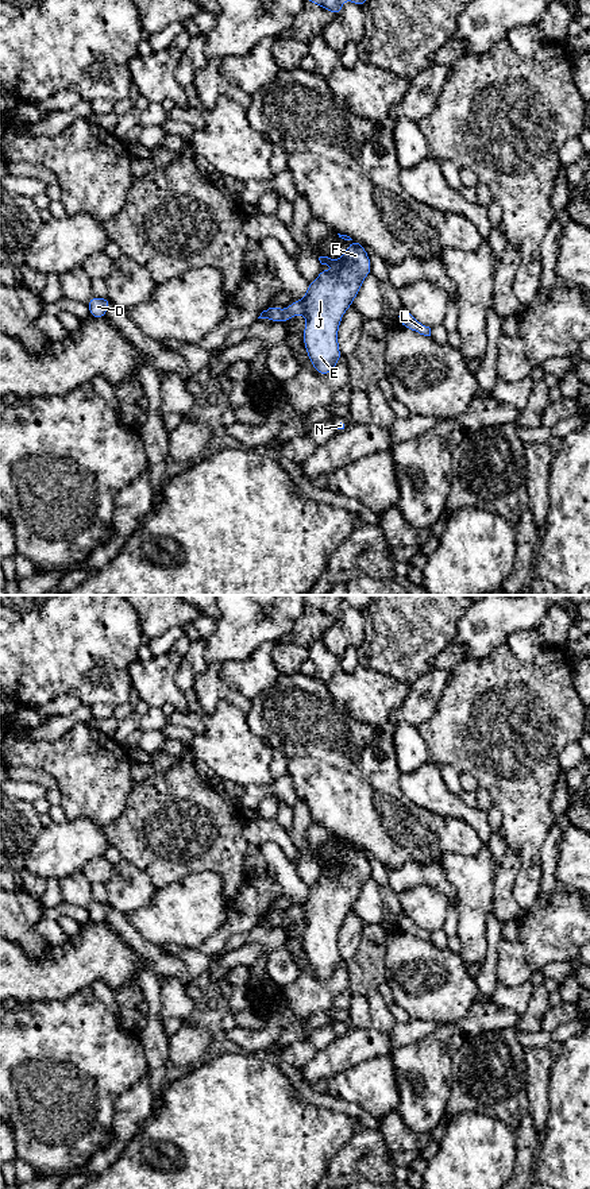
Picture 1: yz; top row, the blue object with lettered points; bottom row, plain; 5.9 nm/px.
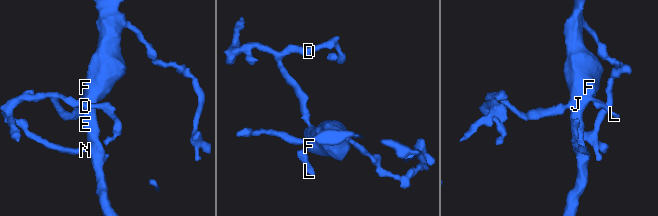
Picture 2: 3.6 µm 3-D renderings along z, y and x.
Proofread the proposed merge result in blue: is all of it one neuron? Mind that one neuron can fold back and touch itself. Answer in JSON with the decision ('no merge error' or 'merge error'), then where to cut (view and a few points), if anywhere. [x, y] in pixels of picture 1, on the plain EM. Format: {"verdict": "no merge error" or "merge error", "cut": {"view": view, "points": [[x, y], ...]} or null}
{"verdict": "no merge error", "cut": null}

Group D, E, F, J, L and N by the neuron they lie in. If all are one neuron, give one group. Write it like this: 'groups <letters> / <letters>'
groups D E F J L N

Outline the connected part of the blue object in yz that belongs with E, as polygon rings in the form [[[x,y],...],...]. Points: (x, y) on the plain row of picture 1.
[[[352,846],[340,864],[319,862],[321,869],[333,870],[335,879],[321,873],[319,881],[308,888],[306,899],[300,906],[292,907],[286,914],[270,910],[258,922],[285,929],[290,922],[304,919],[305,954],[315,974],[321,980],[332,977],[342,962],[339,929],[359,897],[363,884],[371,877],[370,862],[363,849]]]

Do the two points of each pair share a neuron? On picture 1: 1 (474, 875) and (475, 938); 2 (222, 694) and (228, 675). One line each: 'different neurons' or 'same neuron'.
1: same neuron
2: different neurons

